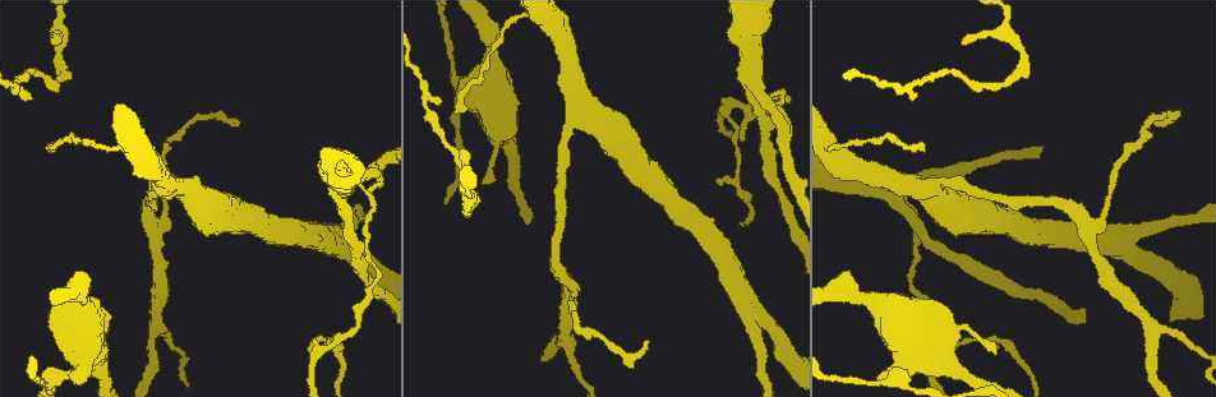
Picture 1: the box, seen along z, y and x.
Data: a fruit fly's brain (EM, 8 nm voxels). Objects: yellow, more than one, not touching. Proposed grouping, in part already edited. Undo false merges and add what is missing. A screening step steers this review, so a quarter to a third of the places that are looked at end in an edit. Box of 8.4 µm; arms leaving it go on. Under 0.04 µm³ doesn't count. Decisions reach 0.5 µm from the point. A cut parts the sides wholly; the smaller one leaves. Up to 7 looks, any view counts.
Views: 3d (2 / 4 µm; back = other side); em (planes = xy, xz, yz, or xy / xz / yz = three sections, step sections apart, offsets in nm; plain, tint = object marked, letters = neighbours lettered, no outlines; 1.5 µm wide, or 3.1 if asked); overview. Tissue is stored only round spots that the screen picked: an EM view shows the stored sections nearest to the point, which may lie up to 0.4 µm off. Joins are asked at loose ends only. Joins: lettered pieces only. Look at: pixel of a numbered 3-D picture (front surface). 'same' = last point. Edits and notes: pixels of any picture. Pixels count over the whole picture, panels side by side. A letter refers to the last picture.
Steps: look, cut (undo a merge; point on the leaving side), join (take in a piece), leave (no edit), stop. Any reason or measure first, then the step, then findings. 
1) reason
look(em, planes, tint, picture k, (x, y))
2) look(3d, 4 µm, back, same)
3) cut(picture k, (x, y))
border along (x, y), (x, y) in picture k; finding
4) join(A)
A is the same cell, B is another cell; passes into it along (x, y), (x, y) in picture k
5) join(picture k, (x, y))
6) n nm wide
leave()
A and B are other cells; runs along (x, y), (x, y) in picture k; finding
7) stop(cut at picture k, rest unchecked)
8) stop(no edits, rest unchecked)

look(em, xy, step 8, letters, picture 1, (962, 40))

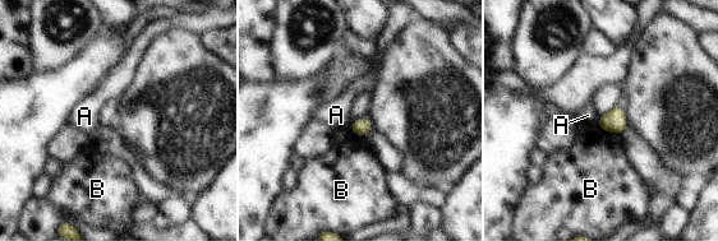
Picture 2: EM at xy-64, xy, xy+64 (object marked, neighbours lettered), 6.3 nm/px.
another direction
look(em, xz, step 4, letters, same)

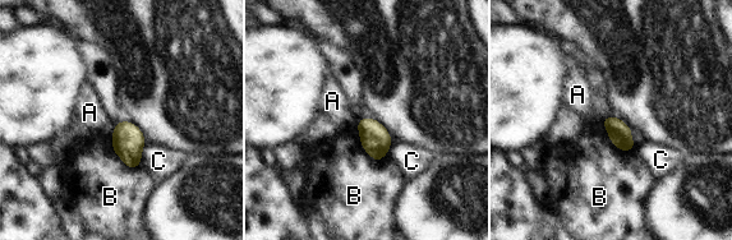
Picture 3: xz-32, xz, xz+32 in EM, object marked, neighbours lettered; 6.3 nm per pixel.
leave()
A, B and C are other cells; border along (114, 124), (111, 137) in picture 3; none of them fits

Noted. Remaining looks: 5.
thin end
look(3d, 2 µm, picture 1, (457, 110))

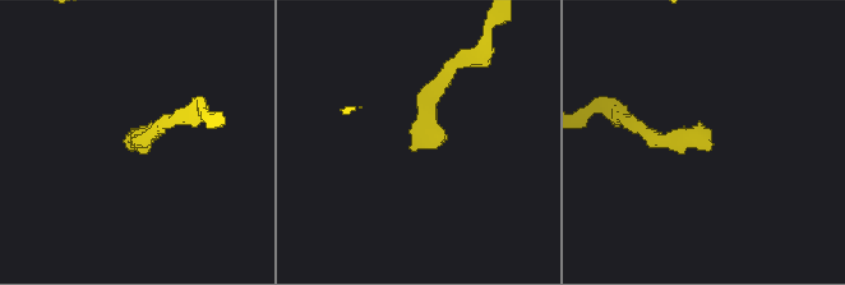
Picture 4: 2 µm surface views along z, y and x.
look(em, planes, plain, picture 4, (708, 149))

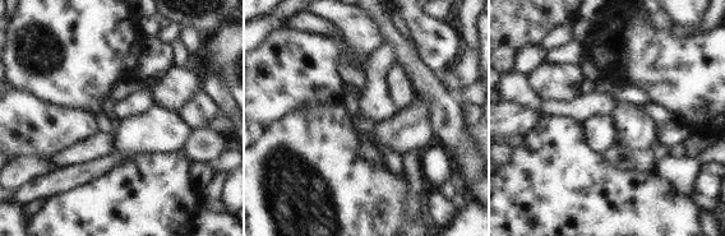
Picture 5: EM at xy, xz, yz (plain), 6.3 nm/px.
look(em, planes, letters, same)

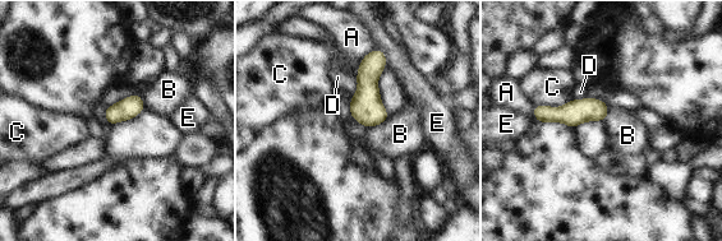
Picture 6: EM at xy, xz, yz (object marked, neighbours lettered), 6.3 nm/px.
leave()
A, B, C, D and E are other cells; border along (389, 116), (384, 121), (367, 128) in picture 6; no lettered piece goes on from it

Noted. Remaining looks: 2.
three-way junction
look(3d, 2 µm, picture 1, (338, 336))

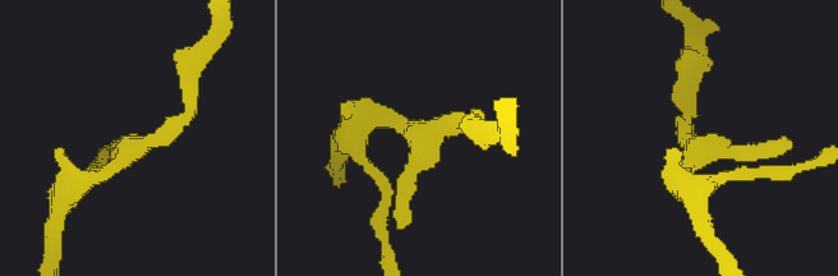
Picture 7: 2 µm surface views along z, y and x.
3 arms
look(em, yz, step 4, letters, picture 7, (422, 142))

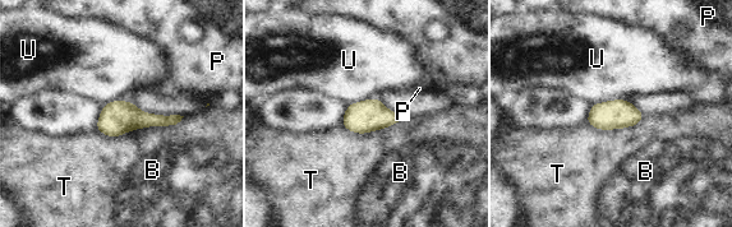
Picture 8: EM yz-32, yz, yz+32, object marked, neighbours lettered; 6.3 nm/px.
T touches over 340 nm
leave()
B, P, T and U are other cells; border along (585, 121), (599, 129), (639, 124) in picture 8; continuous, no second cell

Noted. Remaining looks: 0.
stop(no edits, rest unchecked)

